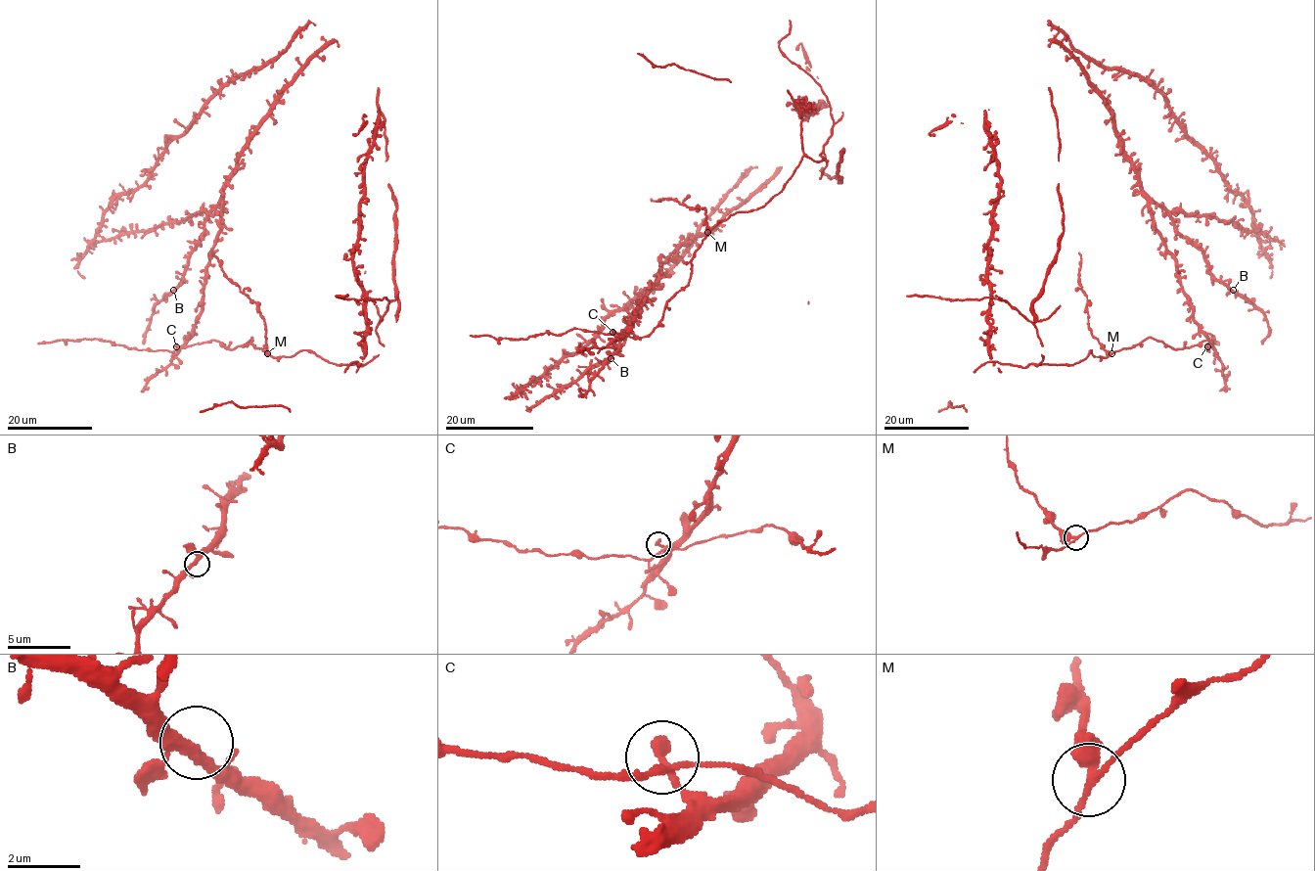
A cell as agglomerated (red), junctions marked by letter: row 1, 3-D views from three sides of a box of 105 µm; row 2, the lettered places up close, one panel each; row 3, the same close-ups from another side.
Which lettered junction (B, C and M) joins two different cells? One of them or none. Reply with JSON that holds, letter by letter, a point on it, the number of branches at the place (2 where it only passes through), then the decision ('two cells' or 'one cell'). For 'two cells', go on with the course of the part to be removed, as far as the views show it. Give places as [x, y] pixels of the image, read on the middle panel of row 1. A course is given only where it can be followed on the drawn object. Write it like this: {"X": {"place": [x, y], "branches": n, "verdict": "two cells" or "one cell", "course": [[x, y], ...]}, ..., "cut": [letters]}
{"B": {"place": [611, 358], "branches": 3, "verdict": "one cell"}, "C": {"place": [612, 332], "branches": 3, "verdict": "one cell"}, "M": {"place": [707, 232], "branches": 3, "verdict": "two cells", "course": [[707, 232], [704, 207], [686, 206], [672, 199], [650, 199]]}, "cut": ["M"]}

